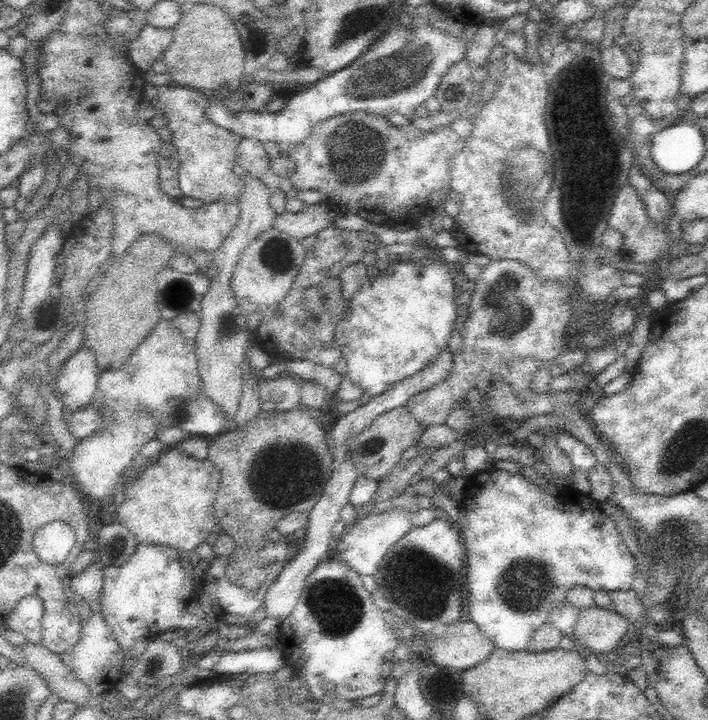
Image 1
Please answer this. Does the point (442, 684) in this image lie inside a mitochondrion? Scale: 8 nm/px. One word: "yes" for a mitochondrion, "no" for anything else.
no

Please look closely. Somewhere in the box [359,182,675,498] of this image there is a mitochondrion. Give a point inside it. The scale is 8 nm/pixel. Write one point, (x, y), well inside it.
(504, 298)

